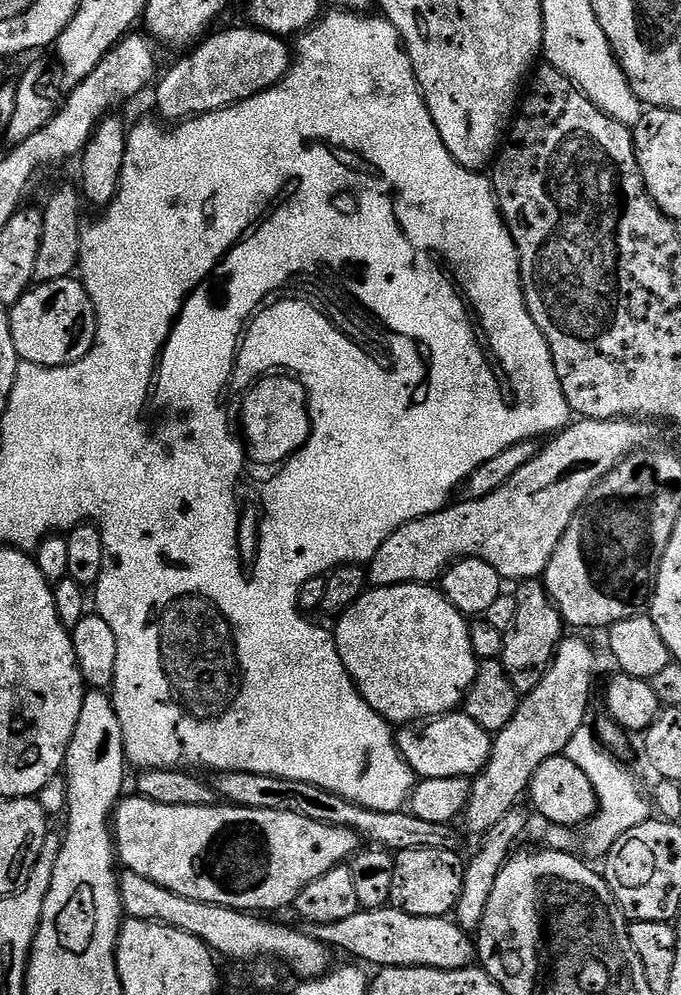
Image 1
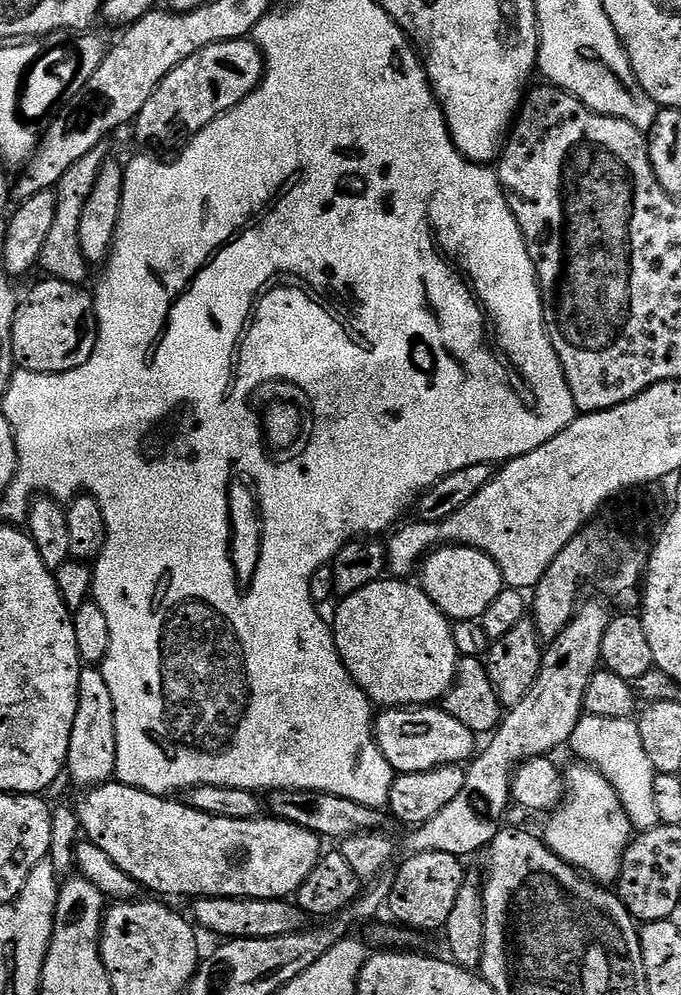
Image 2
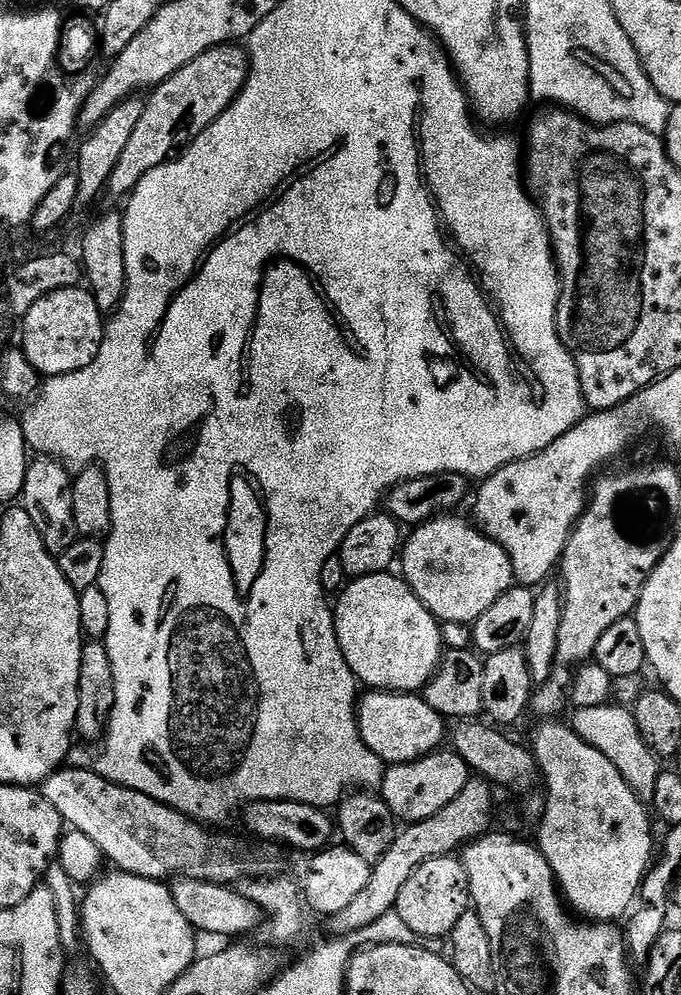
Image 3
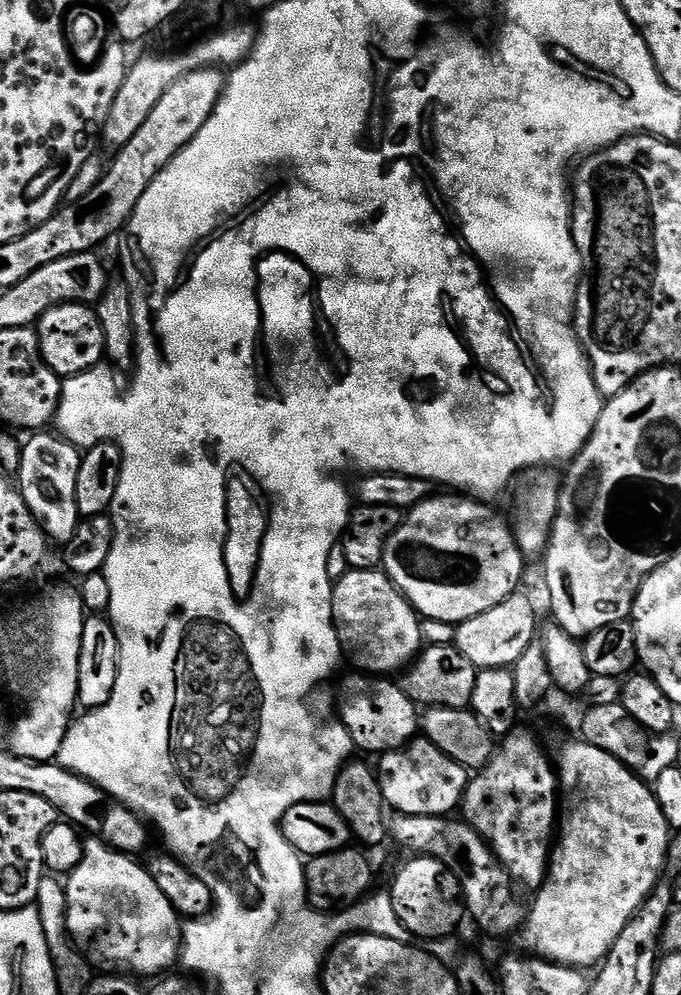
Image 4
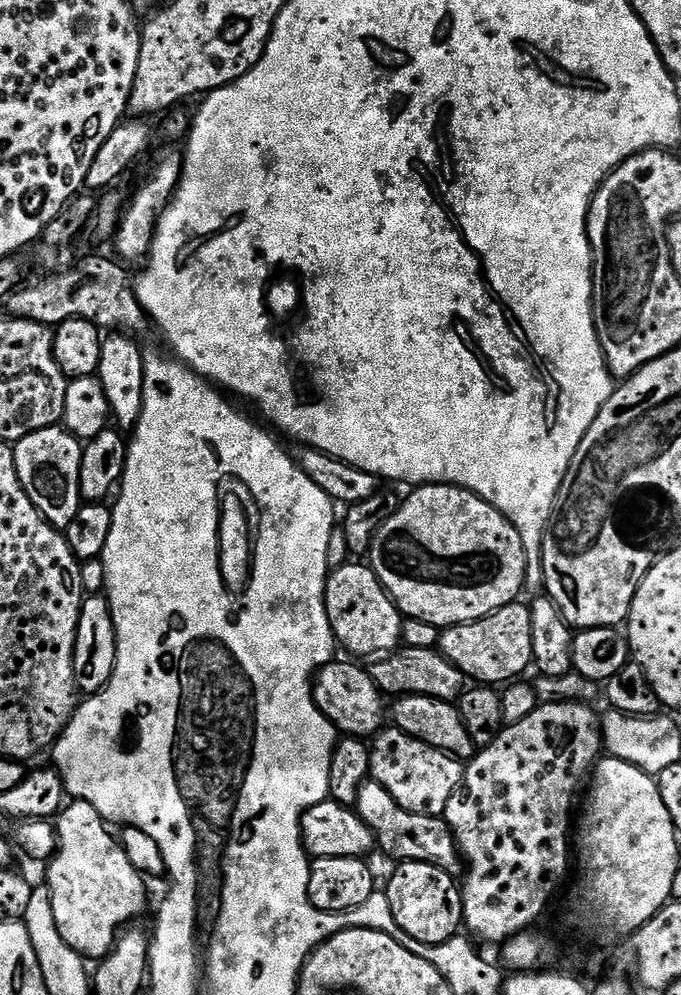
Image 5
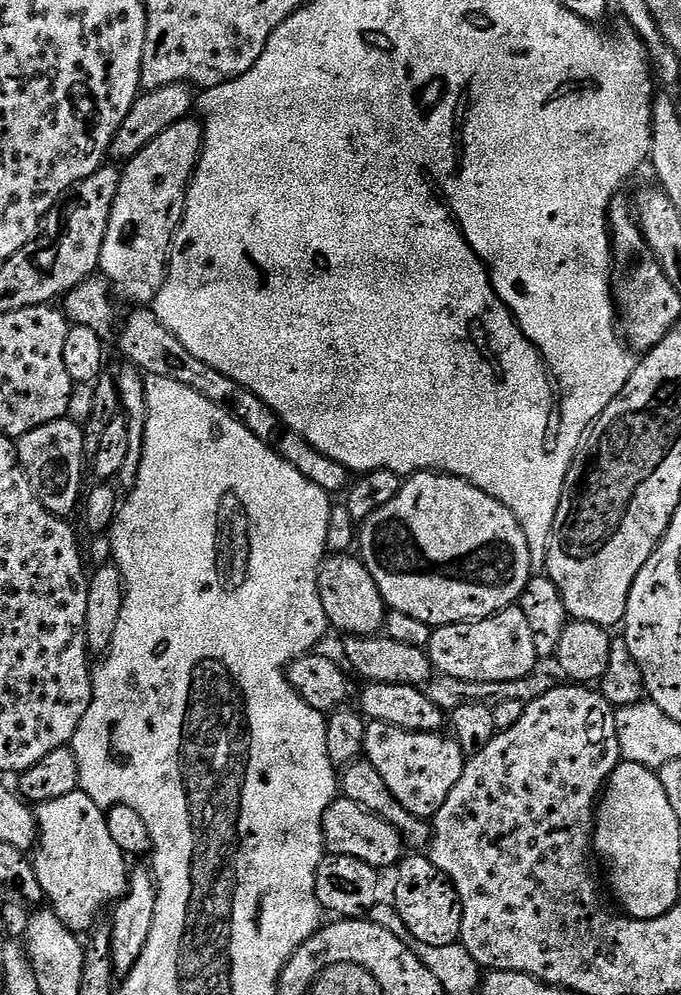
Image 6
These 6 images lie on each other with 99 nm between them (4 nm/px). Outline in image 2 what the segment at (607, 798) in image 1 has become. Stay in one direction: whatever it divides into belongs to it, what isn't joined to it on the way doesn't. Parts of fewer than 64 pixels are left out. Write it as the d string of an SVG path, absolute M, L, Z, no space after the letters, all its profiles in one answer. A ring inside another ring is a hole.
M583 715L574 726L570 749L577 761L590 764L608 779L618 794L633 829L637 833L661 827L654 799L654 778L657 770L642 746L640 725L632 718L598 718Z

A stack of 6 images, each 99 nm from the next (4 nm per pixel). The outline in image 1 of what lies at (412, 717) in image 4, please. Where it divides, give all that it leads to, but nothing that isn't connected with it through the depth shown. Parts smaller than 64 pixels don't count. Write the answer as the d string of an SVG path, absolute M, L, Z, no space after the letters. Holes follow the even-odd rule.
M463 710L448 713L447 716L437 716L427 722L417 722L403 725L395 733L396 745L402 754L402 758L412 767L420 780L430 778L462 778L463 776L475 778L480 775L482 769L488 764L492 753L493 733L482 730L474 718L470 718Z

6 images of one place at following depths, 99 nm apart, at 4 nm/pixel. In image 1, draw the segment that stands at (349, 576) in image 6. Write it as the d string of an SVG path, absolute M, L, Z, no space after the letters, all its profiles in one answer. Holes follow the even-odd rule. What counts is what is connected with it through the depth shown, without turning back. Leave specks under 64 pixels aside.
M432 584L369 587L335 622L334 639L342 666L346 666L356 683L360 697L393 726L424 722L457 711L469 686L476 680L478 661L470 646L469 621L446 599L443 591Z

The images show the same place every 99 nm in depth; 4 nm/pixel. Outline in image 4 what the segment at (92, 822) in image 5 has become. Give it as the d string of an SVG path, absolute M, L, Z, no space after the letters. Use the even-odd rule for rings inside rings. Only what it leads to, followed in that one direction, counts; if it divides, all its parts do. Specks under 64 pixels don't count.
M99 838L84 840L84 857L80 860L80 865L66 876L64 893L68 903L68 935L77 945L92 944L93 958L109 964L112 967L109 969L119 970L136 978L156 978L167 973L167 968L180 959L182 917L170 898L166 898L166 894L158 890L147 867L143 863L135 864L132 860L135 859L129 853L116 851Z

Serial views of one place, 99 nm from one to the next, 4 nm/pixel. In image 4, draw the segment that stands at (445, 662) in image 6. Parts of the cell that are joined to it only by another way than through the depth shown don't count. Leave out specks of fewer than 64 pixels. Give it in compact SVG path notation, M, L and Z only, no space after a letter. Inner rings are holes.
M517 590L510 598L498 602L486 614L478 614L466 622L456 625L454 647L466 654L476 669L481 668L511 668L526 654L528 647L537 639L536 608L524 590Z

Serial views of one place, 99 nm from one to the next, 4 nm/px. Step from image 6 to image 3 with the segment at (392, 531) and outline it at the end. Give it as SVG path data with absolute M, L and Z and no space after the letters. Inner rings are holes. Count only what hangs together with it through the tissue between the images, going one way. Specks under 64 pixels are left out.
M460 514L436 516L433 520L411 529L412 537L402 544L402 560L404 556L404 572L402 579L414 590L414 594L428 607L433 616L441 622L462 622L469 626L476 623L478 617L486 614L506 590L513 587L514 577L510 558L498 542L484 535L471 519L463 520Z

